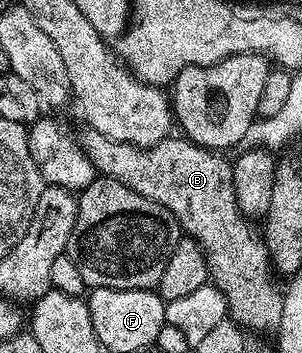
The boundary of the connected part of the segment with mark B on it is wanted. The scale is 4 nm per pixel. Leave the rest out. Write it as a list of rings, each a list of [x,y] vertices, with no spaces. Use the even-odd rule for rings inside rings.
[[[84,127],[82,131],[83,133],[80,131],[77,136],[79,145],[85,150],[89,162],[93,162],[98,175],[113,178],[129,186],[131,190],[137,190],[137,194],[145,194],[145,198],[153,198],[153,202],[165,206],[165,210],[173,214],[180,229],[201,246],[205,254],[210,283],[216,284],[225,294],[230,319],[234,320],[239,327],[246,328],[251,334],[256,334],[255,332],[277,333],[281,326],[283,300],[281,284],[278,284],[280,281],[273,271],[271,255],[260,229],[256,225],[254,228],[251,225],[254,223],[244,216],[237,206],[237,194],[231,169],[232,161],[223,157],[226,155],[210,148],[202,148],[200,144],[195,144],[179,134],[172,134],[151,148],[138,148],[132,144],[117,142],[92,128]]]

